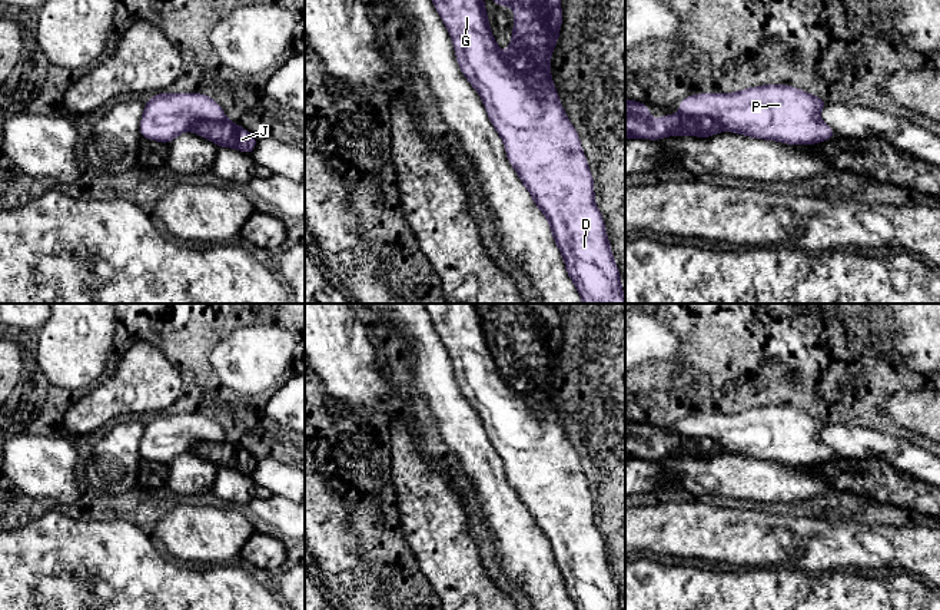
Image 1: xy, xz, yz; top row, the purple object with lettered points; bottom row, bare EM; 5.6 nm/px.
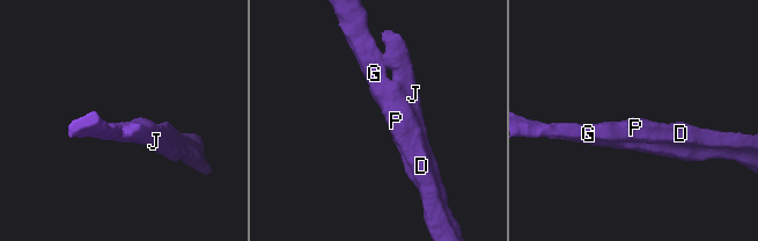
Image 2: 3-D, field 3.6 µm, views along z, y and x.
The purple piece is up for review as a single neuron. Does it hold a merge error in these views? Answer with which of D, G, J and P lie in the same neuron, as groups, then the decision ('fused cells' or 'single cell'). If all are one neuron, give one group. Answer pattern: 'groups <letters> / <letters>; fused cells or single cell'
groups D G P / J; fused cells

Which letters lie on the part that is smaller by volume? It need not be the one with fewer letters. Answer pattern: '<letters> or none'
J

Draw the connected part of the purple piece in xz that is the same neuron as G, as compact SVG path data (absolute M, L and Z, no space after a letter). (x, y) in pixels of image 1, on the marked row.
M484 0L432 1L452 39L462 74L481 96L492 126L504 140L508 162L549 223L582 304L625 304L605 222L595 205L594 176L549 74L539 69L519 72L509 64L492 36Z

